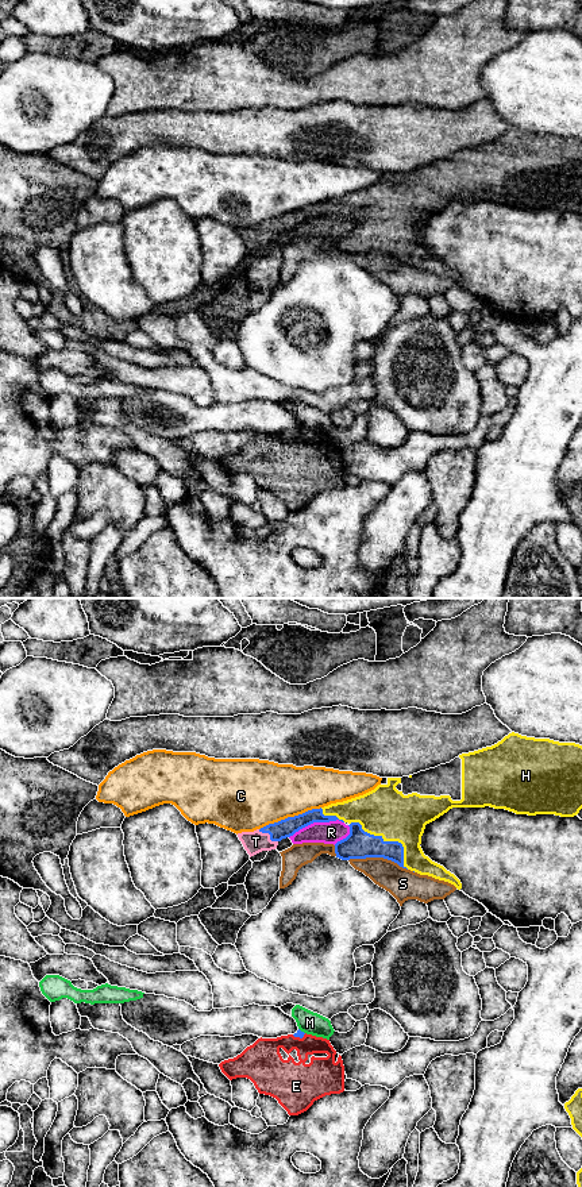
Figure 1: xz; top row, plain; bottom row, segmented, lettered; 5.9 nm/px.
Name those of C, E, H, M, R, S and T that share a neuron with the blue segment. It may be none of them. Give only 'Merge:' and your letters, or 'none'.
Merge: E, H, T

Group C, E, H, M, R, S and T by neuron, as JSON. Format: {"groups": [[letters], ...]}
{"groups": [["C"], ["E", "H", "T"], ["M"], ["R"], ["S"]]}

